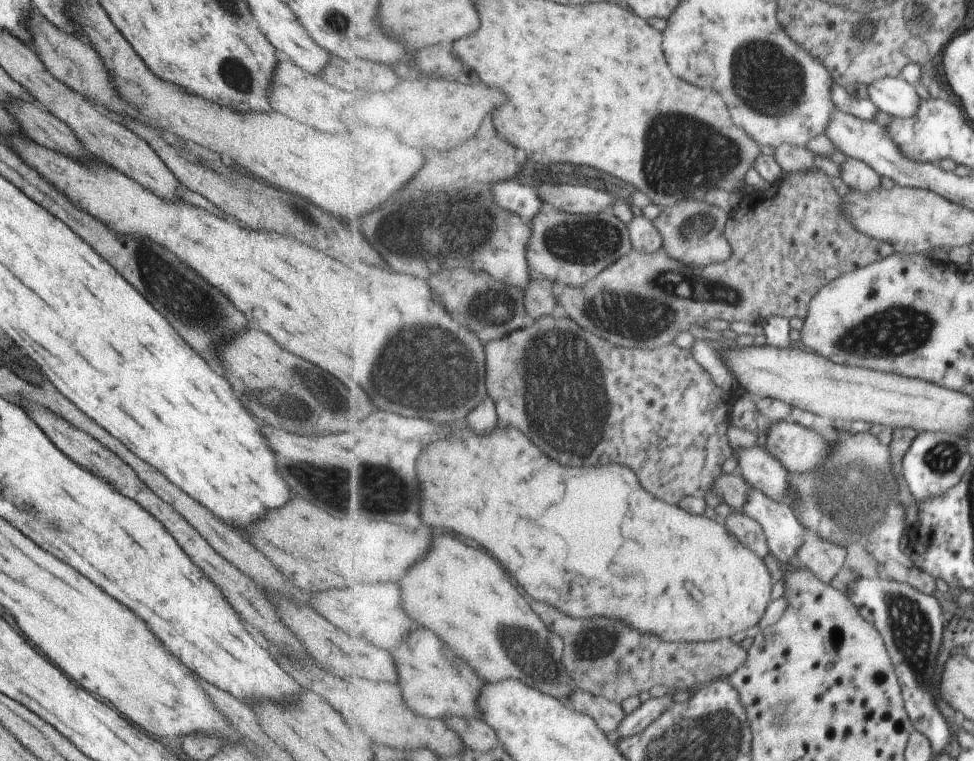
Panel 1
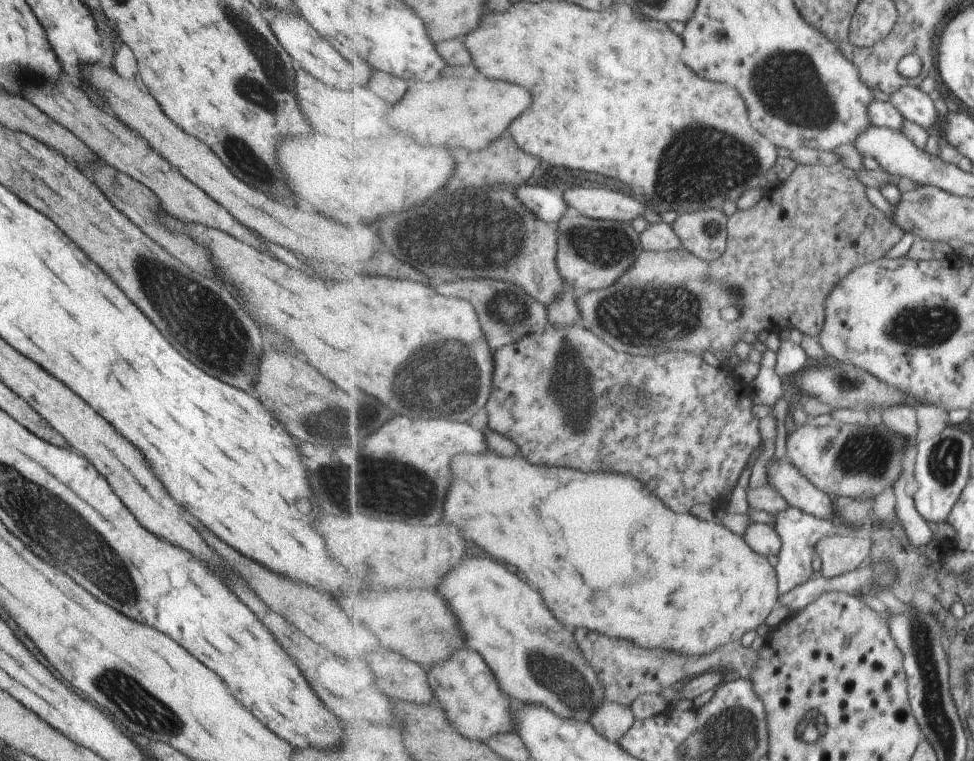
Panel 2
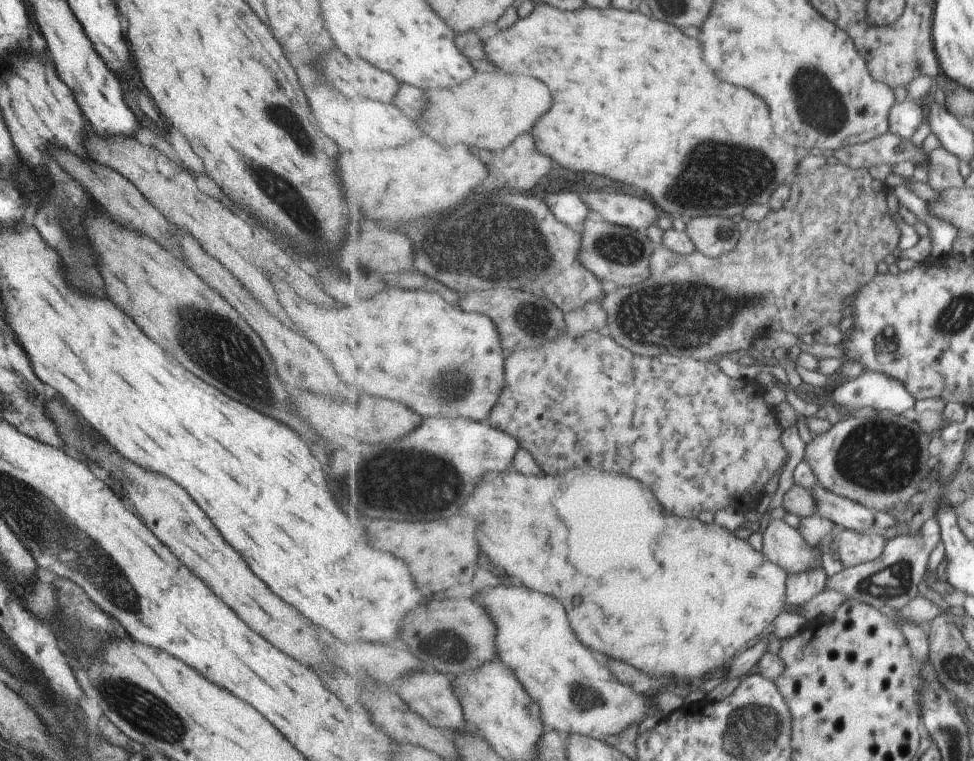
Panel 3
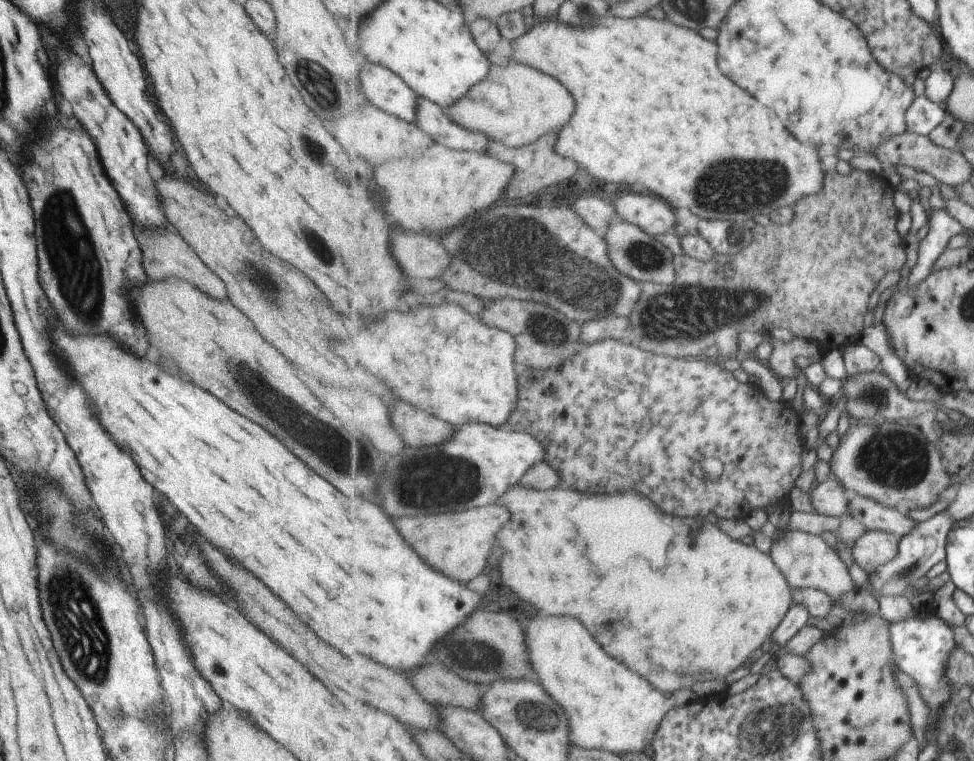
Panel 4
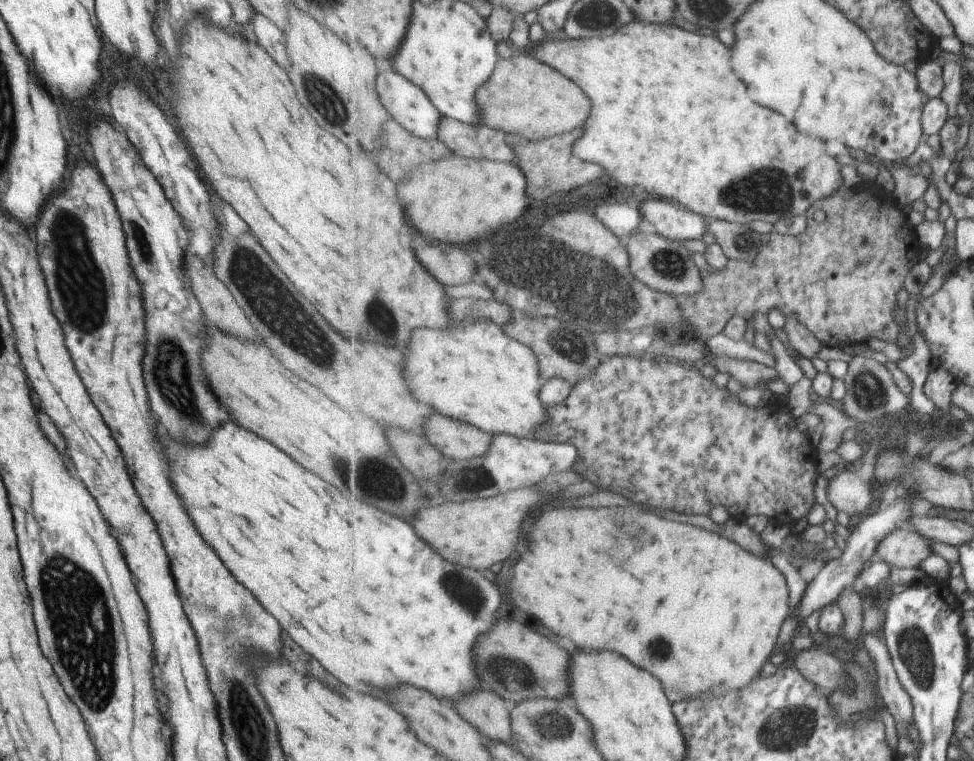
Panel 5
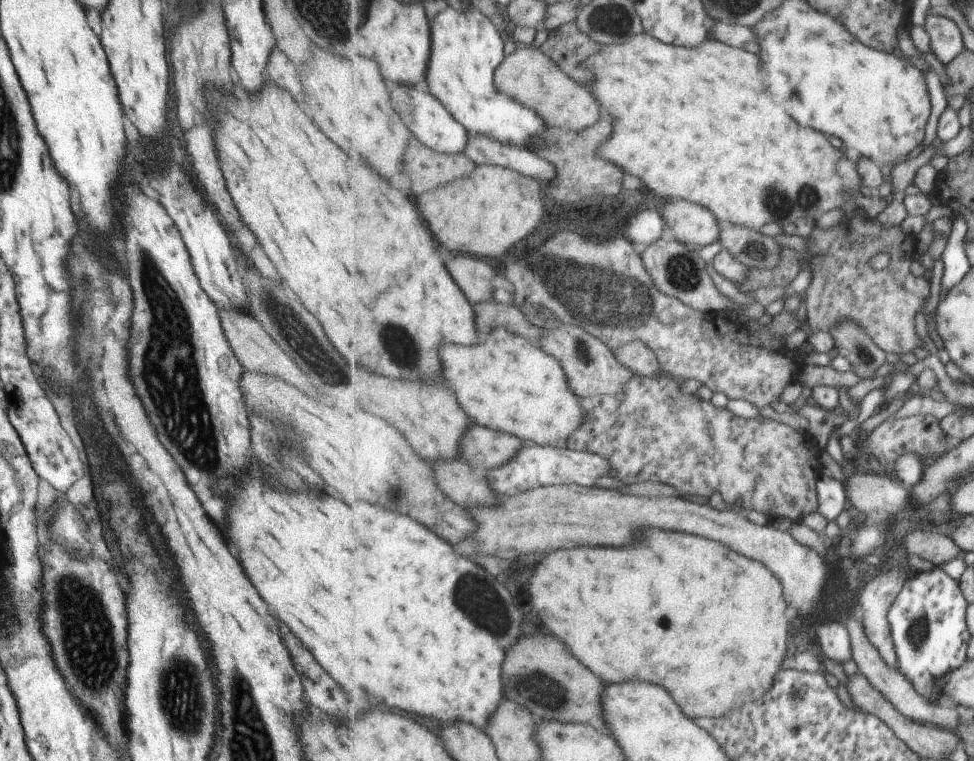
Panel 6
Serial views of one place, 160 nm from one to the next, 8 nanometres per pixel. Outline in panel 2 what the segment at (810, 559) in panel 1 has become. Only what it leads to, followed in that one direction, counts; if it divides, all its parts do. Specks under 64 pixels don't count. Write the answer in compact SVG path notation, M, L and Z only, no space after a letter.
M842 533L831 535L817 544L816 556L822 563L822 576L839 577L839 574L857 570L869 561L871 541L866 535L852 537Z

